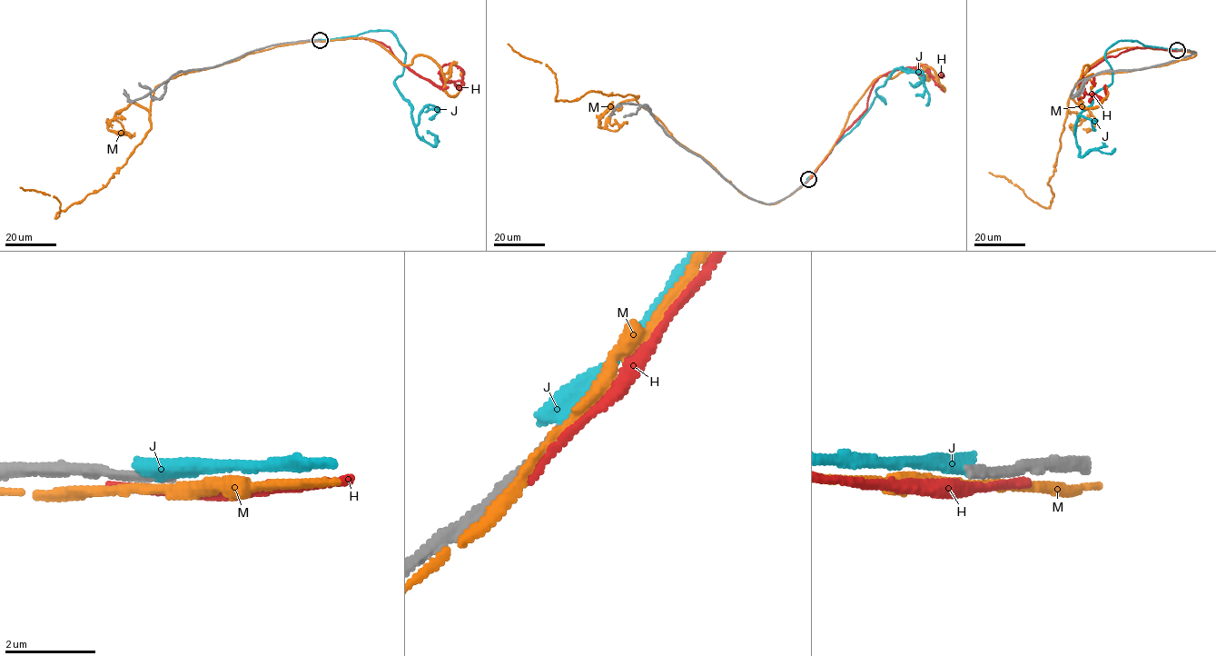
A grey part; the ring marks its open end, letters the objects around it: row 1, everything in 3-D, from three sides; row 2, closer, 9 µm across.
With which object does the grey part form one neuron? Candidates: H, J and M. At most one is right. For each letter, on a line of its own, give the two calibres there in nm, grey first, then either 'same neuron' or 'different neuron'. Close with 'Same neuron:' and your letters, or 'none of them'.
H: 240/240 nm | different neuron
J: 200/480 nm | different neuron
M: 240/170 nm | different neuron
Same neuron: none of them

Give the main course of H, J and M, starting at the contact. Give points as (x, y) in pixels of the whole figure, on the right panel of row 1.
H: (1178, 50), (1138, 47), (1104, 58), (1085, 73), (1080, 95), (1084, 95), (1084, 83), (1091, 76), (1094, 86)
J: (1177, 50), (1121, 41), (1106, 51), (1112, 83), (1079, 114), (1075, 143), (1081, 156), (1114, 148)
M: (1178, 50), (1195, 54), (1161, 65), (1095, 74), (1074, 84), (1047, 183), (1054, 194), (1048, 207), (989, 172)

